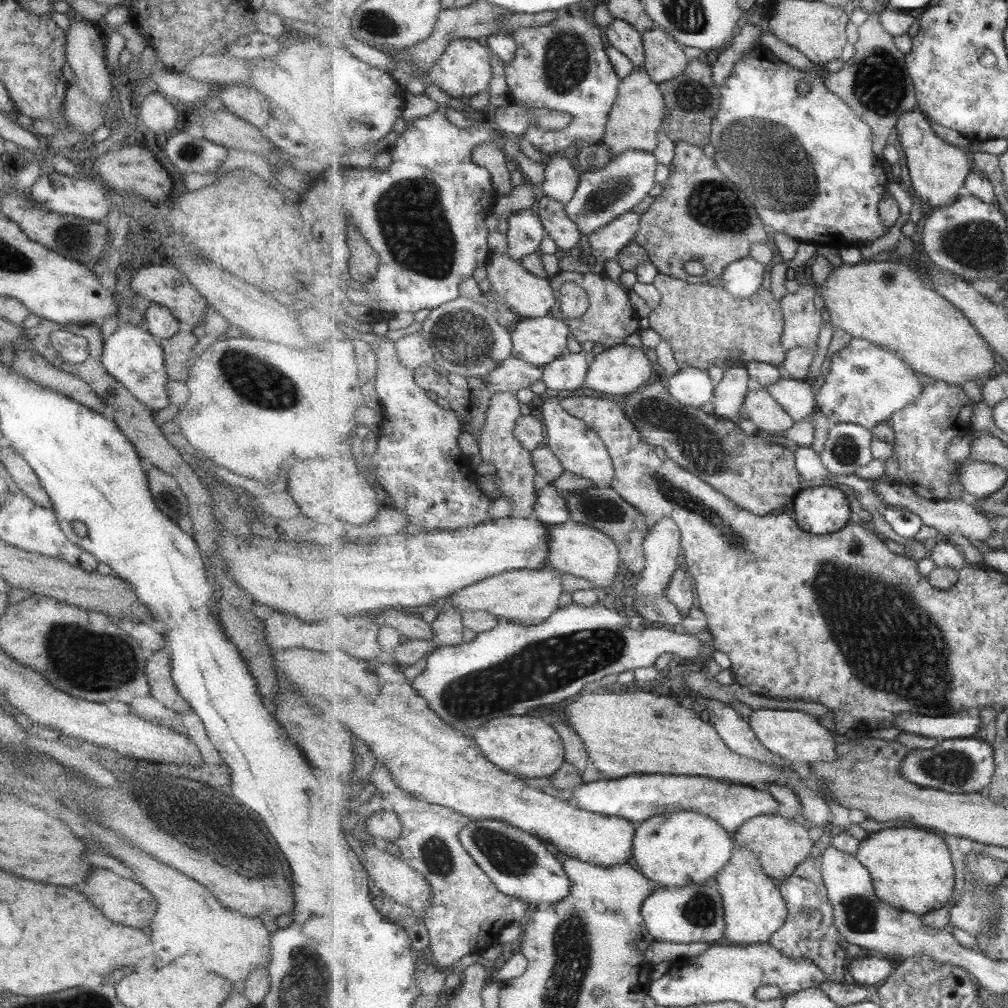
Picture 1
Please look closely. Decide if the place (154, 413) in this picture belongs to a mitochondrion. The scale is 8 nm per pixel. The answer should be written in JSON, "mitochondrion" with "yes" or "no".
{"mitochondrion":"no"}

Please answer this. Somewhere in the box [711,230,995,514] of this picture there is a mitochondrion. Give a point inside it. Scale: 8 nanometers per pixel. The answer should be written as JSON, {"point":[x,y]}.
{"point":[845,451]}

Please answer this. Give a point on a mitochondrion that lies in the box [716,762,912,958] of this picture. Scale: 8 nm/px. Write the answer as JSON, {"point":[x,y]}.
{"point":[859,915]}

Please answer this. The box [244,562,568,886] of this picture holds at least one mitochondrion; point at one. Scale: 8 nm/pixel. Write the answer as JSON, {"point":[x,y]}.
{"point":[505,854]}

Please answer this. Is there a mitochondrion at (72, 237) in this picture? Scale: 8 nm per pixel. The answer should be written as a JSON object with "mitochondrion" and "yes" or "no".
{"mitochondrion":"yes"}

